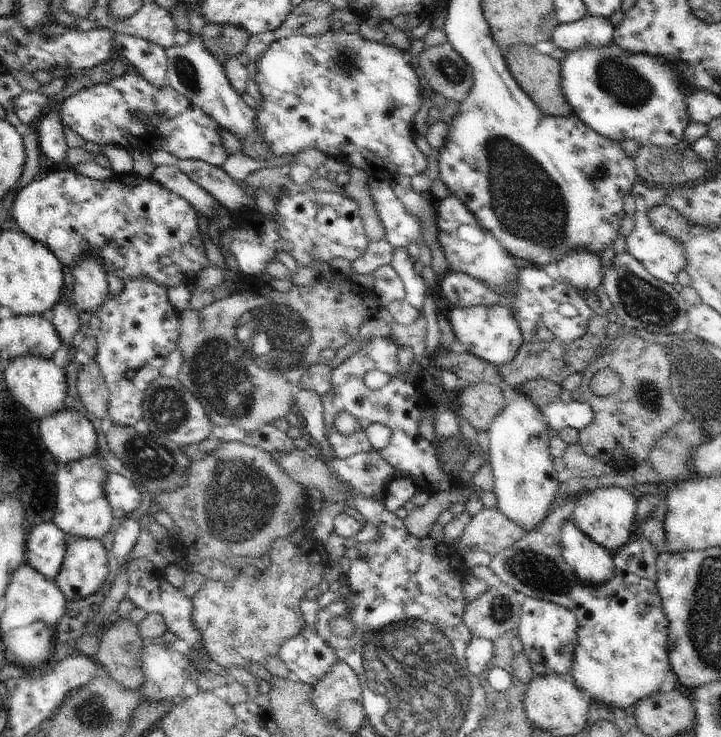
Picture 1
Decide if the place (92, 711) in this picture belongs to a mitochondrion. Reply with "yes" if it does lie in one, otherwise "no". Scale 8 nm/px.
yes

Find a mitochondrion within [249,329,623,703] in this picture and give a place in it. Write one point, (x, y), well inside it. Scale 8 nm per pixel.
(535, 570)

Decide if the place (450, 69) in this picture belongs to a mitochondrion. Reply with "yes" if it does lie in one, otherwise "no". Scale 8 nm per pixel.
yes

